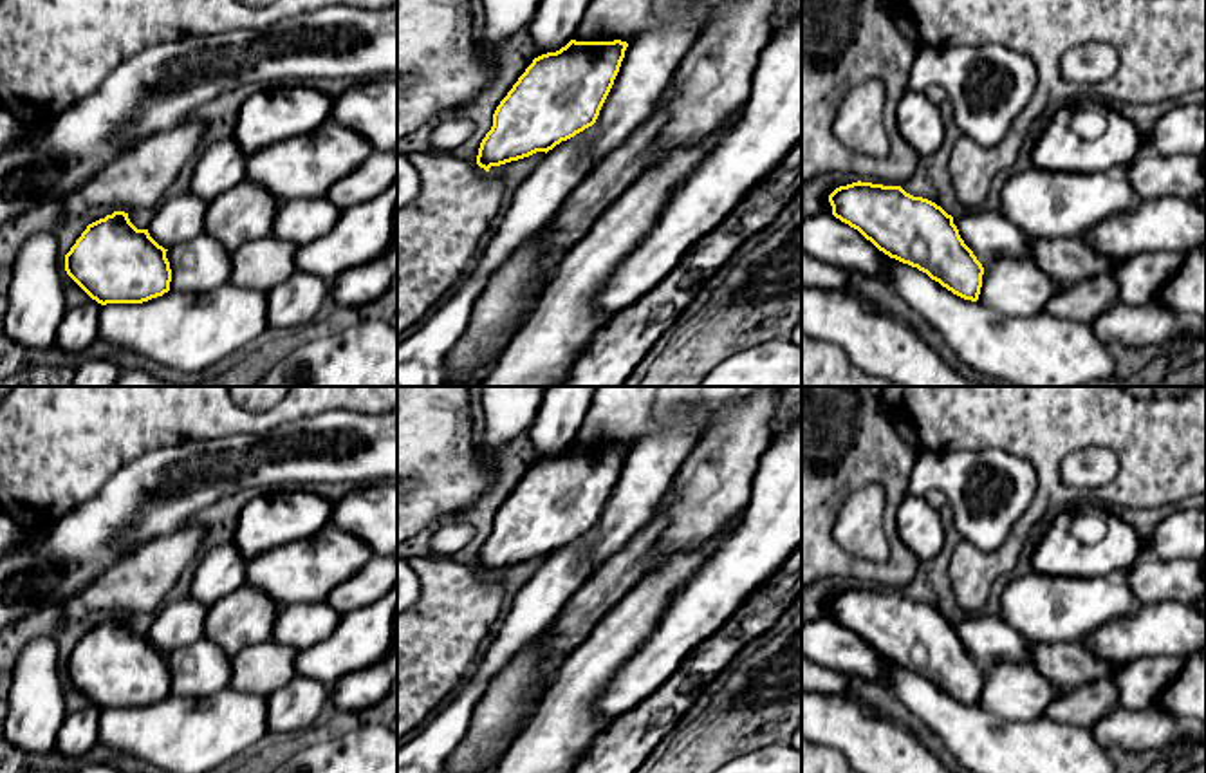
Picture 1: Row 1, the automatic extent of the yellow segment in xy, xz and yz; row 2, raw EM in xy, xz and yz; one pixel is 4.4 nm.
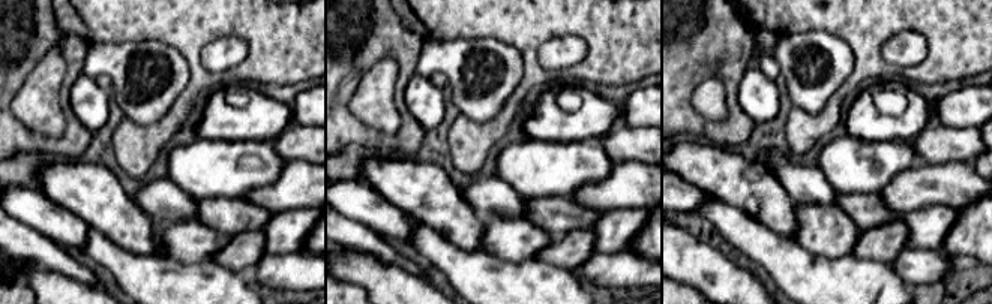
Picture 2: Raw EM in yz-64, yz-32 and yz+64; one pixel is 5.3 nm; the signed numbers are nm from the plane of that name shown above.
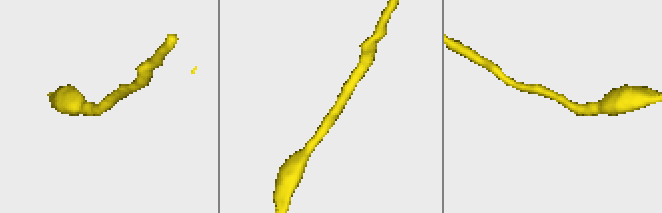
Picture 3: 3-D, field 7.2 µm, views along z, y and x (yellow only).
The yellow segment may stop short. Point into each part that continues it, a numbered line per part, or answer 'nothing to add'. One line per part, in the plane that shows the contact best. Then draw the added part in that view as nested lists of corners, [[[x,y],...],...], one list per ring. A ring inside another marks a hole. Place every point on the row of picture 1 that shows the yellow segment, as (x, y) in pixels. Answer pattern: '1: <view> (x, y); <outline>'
nothing to add

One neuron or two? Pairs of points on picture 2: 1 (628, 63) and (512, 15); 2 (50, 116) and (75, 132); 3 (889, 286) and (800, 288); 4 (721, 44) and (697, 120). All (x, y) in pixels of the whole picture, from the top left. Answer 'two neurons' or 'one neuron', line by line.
1: one neuron
2: two neurons
3: one neuron
4: one neuron

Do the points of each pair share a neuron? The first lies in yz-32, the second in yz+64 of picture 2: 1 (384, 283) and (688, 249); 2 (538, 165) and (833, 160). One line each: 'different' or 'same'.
1: same
2: same

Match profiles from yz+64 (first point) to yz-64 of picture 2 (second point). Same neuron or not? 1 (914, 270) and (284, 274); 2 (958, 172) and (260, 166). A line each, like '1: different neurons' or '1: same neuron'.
1: same neuron
2: different neurons

